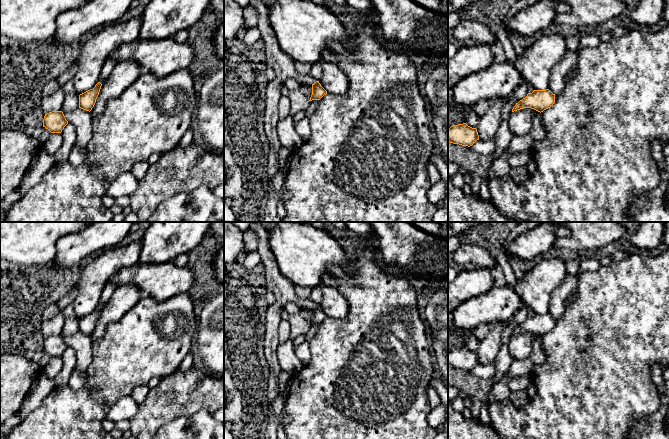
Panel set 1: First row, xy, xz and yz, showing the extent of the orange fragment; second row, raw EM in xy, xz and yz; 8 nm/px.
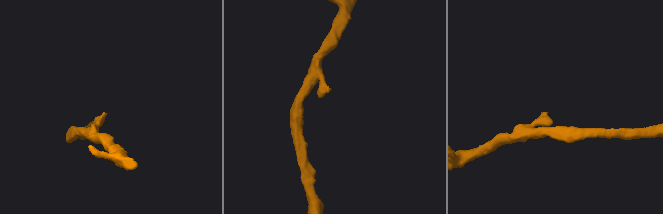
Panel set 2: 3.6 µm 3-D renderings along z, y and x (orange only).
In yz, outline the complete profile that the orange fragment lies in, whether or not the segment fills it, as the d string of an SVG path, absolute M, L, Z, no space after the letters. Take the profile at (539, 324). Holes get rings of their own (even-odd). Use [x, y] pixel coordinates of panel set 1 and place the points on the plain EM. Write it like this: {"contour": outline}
{"contour": "M549 313L534 314L532 317L528 317L525 322L516 327L512 336L524 332L531 332L541 337L550 332L554 327L555 318L553 318Z"}

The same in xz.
{"contour": "M316 305L314 308L312 308L312 319L309 325L320 324L326 318L327 315L321 310L319 305Z"}

